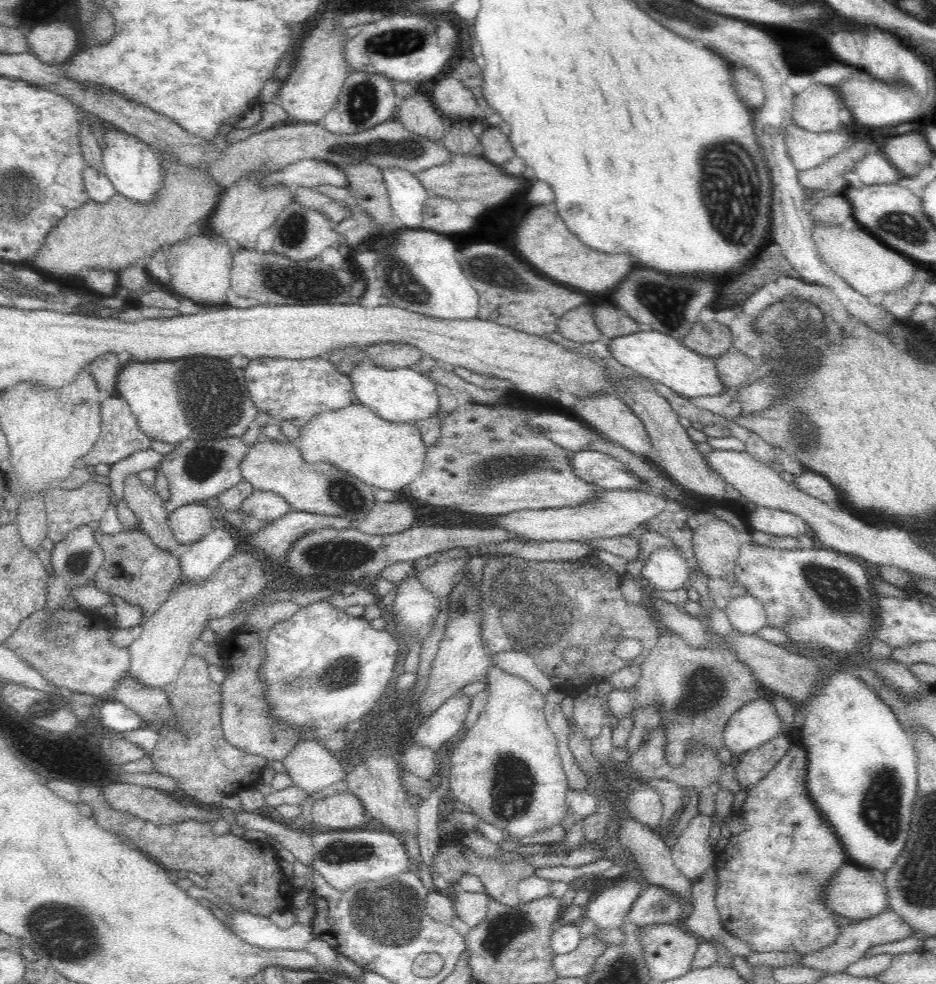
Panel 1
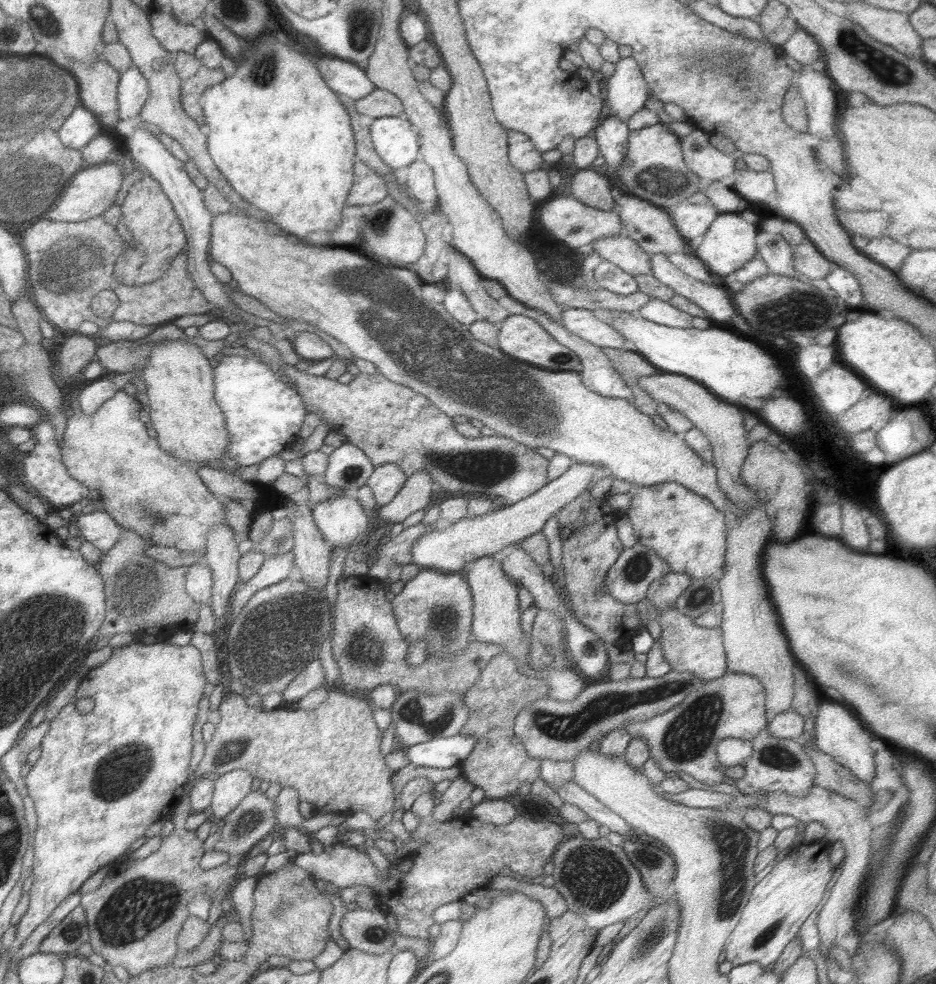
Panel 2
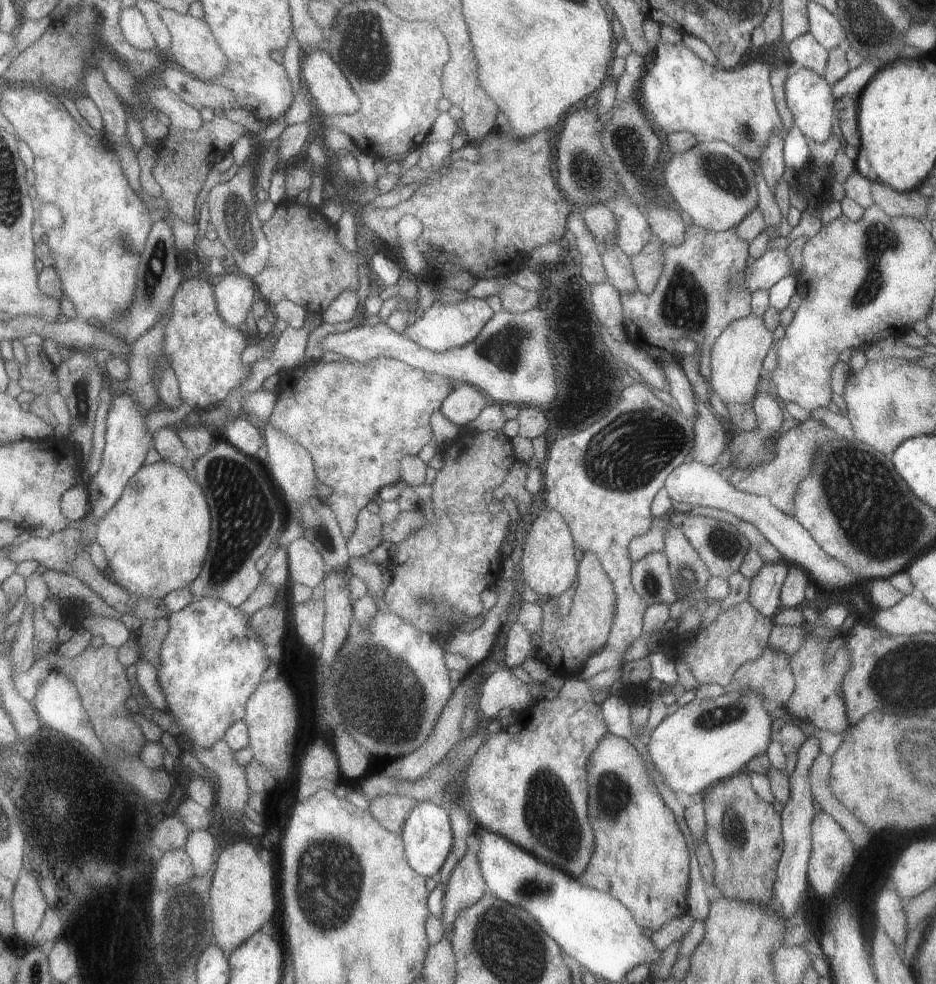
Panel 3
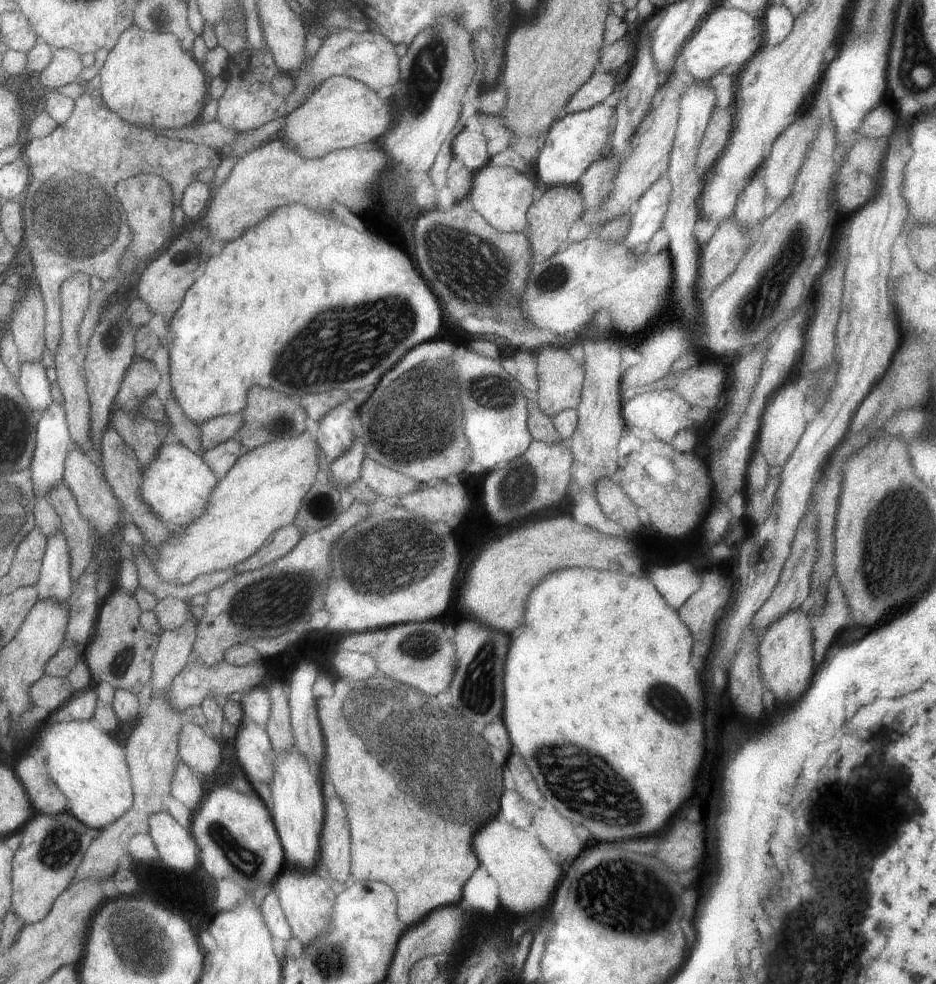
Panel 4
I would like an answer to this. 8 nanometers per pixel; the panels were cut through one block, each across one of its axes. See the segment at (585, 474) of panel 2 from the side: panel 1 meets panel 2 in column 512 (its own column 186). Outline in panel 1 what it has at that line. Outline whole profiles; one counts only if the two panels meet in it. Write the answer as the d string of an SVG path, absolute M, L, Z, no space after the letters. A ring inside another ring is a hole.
M196 502L176 508L168 514L168 524L180 544L196 544L206 538L216 524L220 524L220 516L214 512L210 502Z

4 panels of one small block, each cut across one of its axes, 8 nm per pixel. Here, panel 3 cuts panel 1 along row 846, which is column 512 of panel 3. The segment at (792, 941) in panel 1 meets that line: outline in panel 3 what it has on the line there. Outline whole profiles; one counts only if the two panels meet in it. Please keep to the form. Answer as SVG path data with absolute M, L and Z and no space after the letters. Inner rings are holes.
M535 700L525 712L517 716L517 722L503 728L497 734L489 734L485 744L479 746L471 758L461 788L469 794L471 818L475 826L485 828L517 844L539 860L567 872L575 880L585 874L593 852L593 832L589 824L587 806L587 760L597 742L607 734L601 718L601 706L583 700Z

